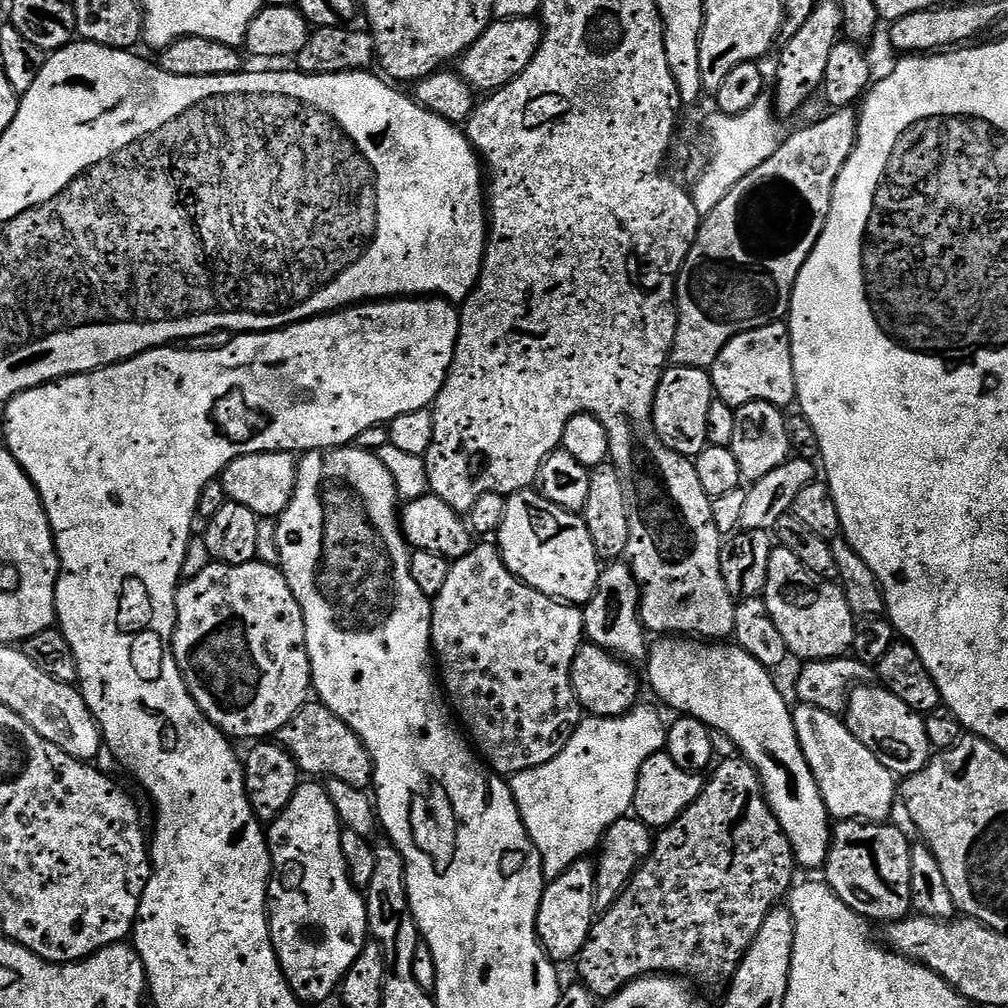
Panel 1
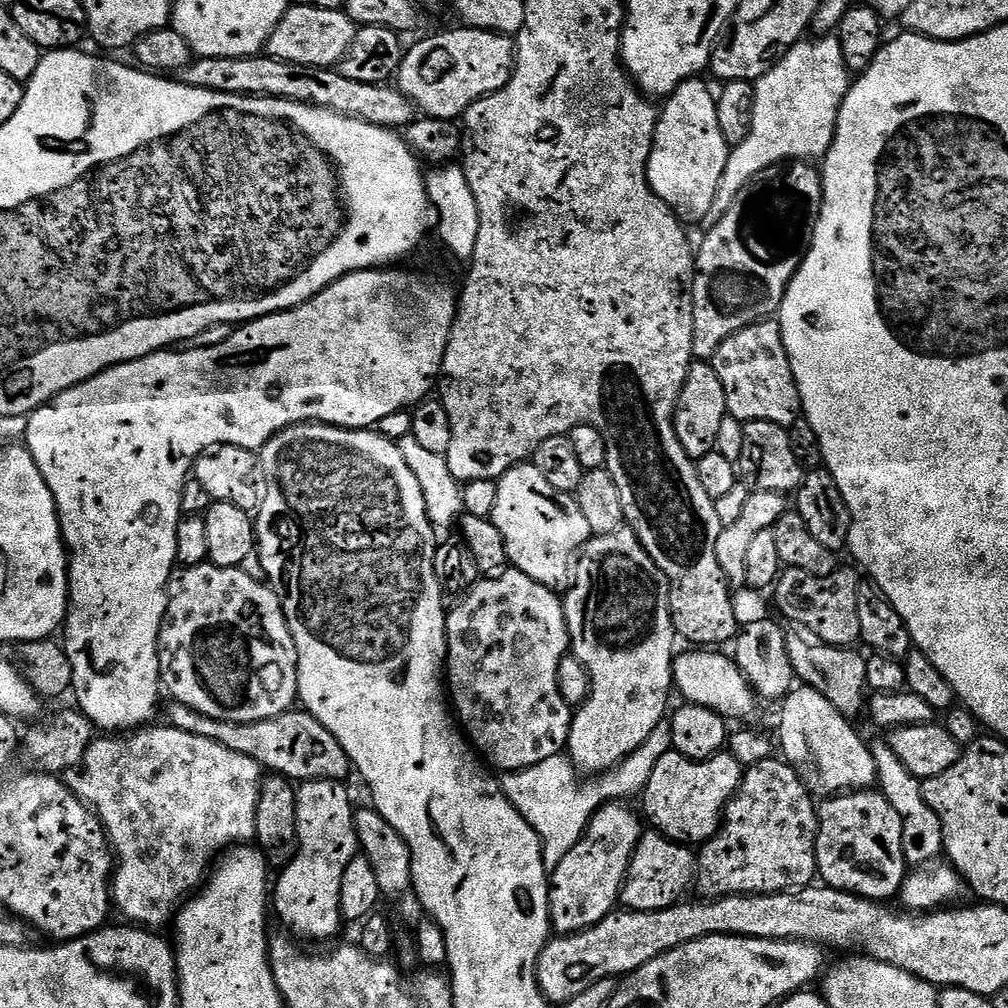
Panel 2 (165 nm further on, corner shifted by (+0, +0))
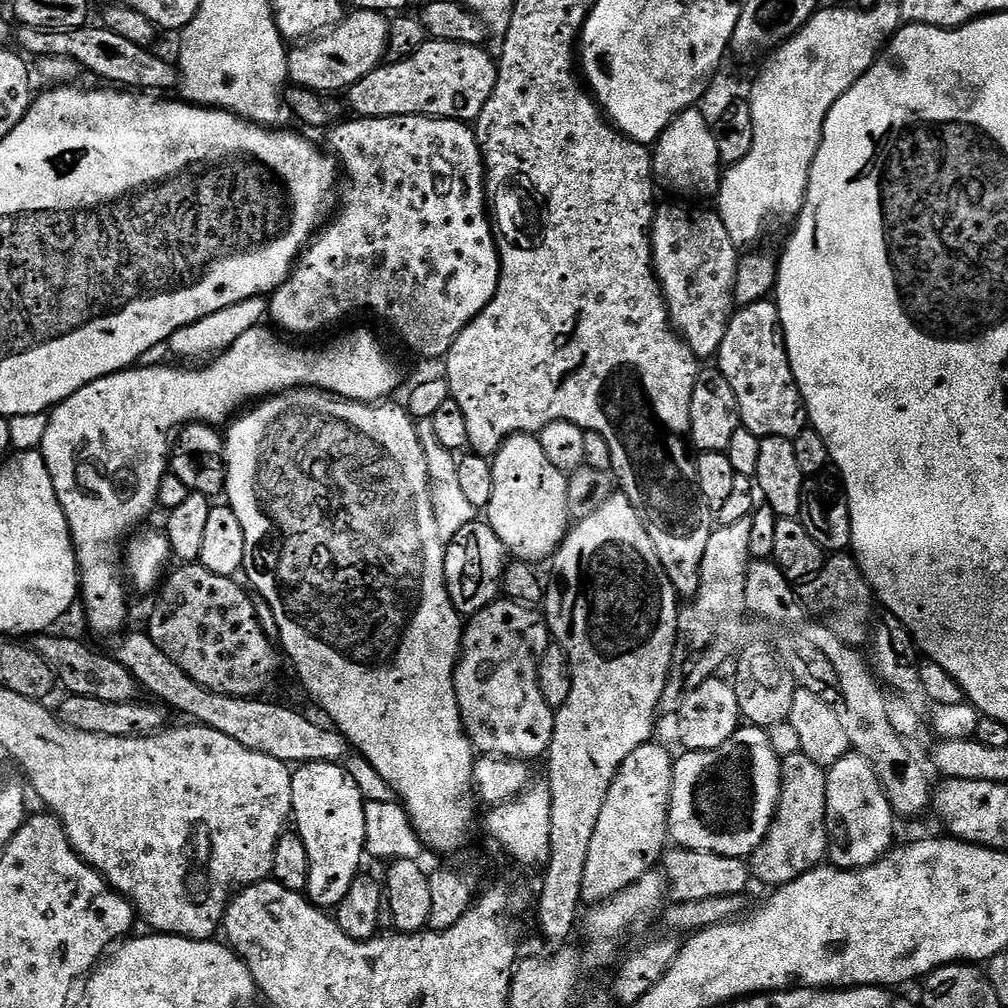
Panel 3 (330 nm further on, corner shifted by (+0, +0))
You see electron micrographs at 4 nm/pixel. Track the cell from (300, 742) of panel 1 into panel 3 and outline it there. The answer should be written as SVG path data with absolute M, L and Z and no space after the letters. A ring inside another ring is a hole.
M37 634L31 637L30 647L50 666L59 687L65 688L65 693L86 698L102 698L102 702L136 702L141 699L142 689L139 682L115 656L92 652L90 645L83 644L80 640L71 640L68 636L52 635L56 634Z

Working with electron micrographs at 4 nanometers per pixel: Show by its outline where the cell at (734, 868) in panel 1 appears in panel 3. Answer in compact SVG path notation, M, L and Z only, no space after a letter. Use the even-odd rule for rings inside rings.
M805 752L783 757L780 765L782 790L776 817L772 819L766 838L753 850L750 872L764 884L779 886L789 884L802 874L821 867L828 854L826 830L826 782L825 765L814 762Z

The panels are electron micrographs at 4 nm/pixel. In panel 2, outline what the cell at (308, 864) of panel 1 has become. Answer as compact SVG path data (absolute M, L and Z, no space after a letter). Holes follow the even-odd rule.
M305 780L296 790L296 829L300 847L296 856L279 873L280 881L274 884L274 912L289 928L293 937L304 940L328 940L340 932L342 917L340 914L340 891L342 890L342 874L346 874L346 866L358 854L360 843L354 830L354 803L348 797L345 785L330 780Z

